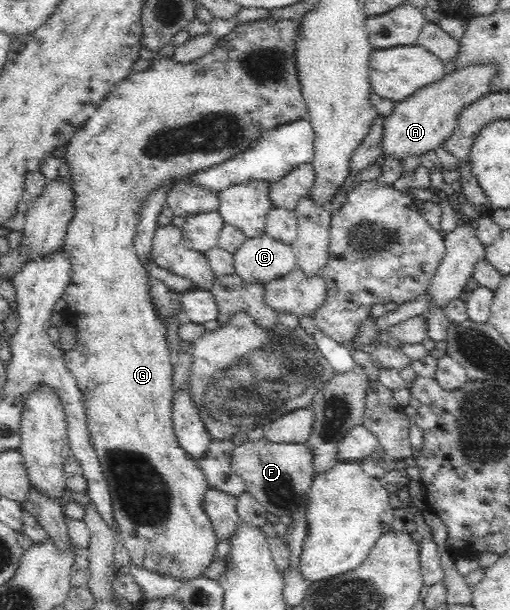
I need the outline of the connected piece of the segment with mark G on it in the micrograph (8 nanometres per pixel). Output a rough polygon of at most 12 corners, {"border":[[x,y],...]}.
{"border":[[300,21],[157,55],[69,140],[62,357],[129,564],[203,577],[147,196],[307,118]]}

